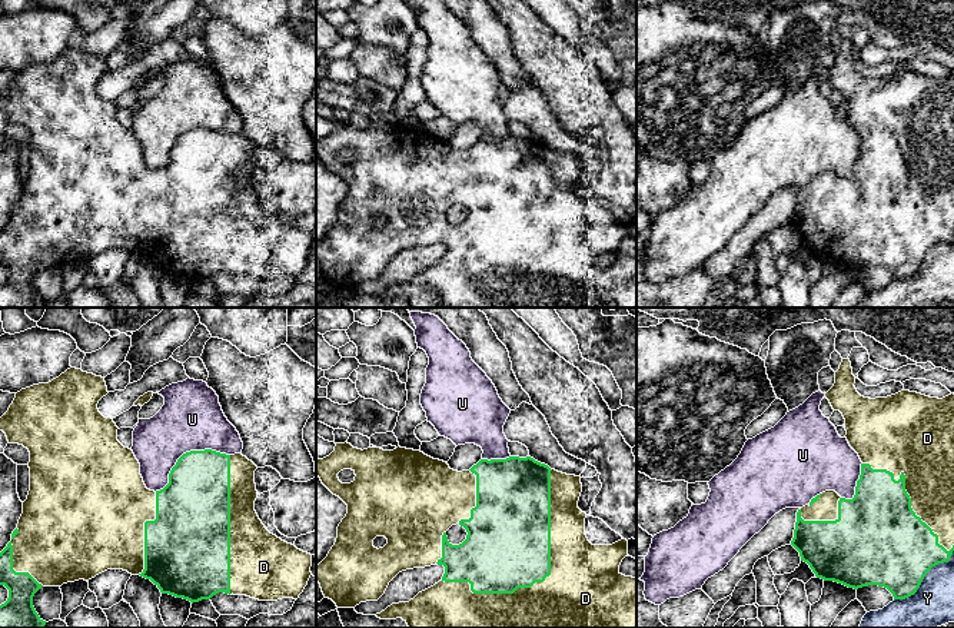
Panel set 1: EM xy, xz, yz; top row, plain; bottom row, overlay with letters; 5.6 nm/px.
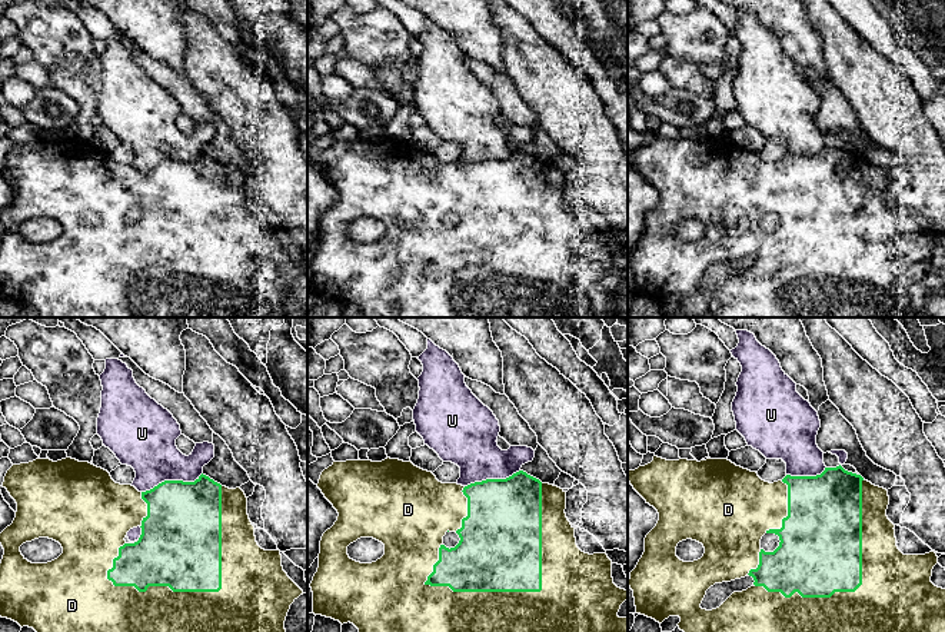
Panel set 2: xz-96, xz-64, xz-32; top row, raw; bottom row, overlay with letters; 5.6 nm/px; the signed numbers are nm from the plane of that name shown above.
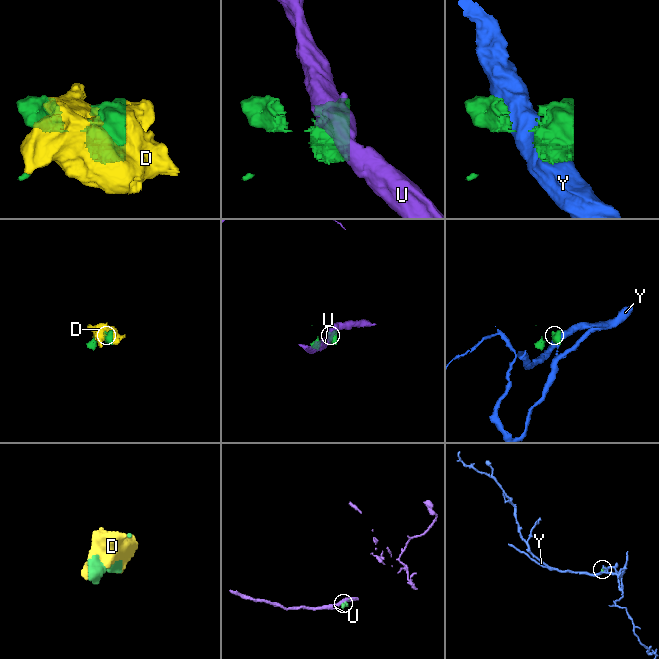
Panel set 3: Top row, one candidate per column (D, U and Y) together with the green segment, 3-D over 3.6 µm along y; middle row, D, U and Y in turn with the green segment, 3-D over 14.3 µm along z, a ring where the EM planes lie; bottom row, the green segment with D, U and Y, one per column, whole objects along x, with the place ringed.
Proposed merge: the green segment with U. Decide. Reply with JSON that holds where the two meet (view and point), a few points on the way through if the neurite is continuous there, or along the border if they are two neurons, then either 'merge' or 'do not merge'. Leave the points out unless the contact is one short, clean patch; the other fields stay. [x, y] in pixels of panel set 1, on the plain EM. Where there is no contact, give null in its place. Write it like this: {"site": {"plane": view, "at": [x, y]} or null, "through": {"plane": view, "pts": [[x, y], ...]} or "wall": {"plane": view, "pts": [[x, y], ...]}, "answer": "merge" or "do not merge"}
{"site": {"plane": "xy", "at": [186, 132]}, "answer": "do not merge"}

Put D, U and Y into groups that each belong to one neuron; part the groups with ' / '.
D / U / Y

